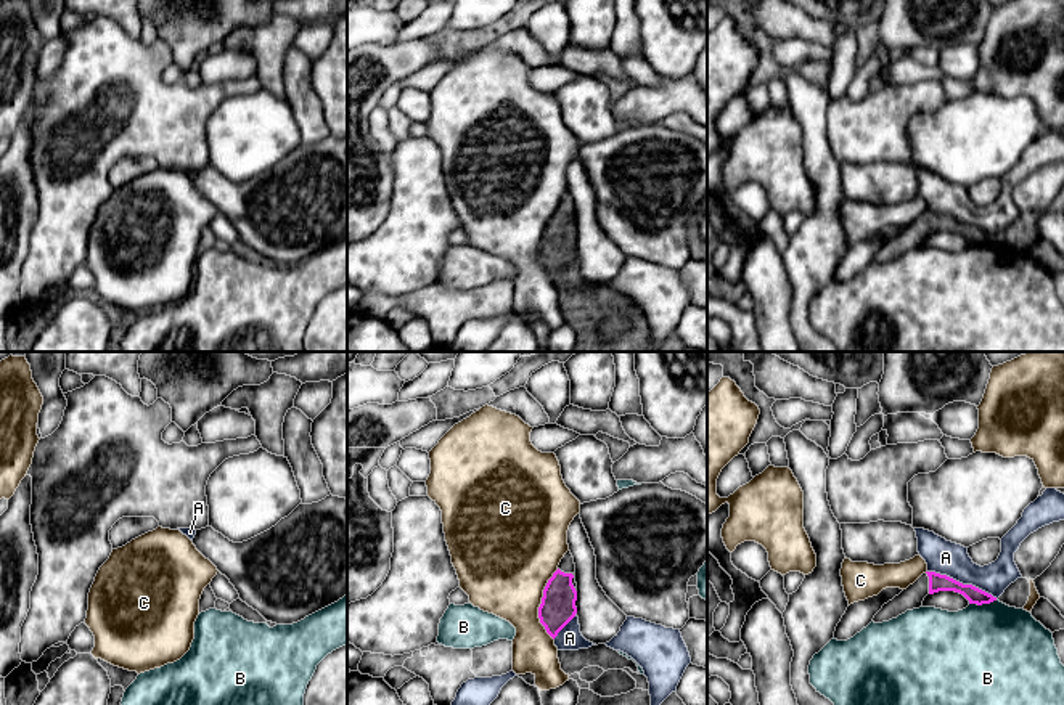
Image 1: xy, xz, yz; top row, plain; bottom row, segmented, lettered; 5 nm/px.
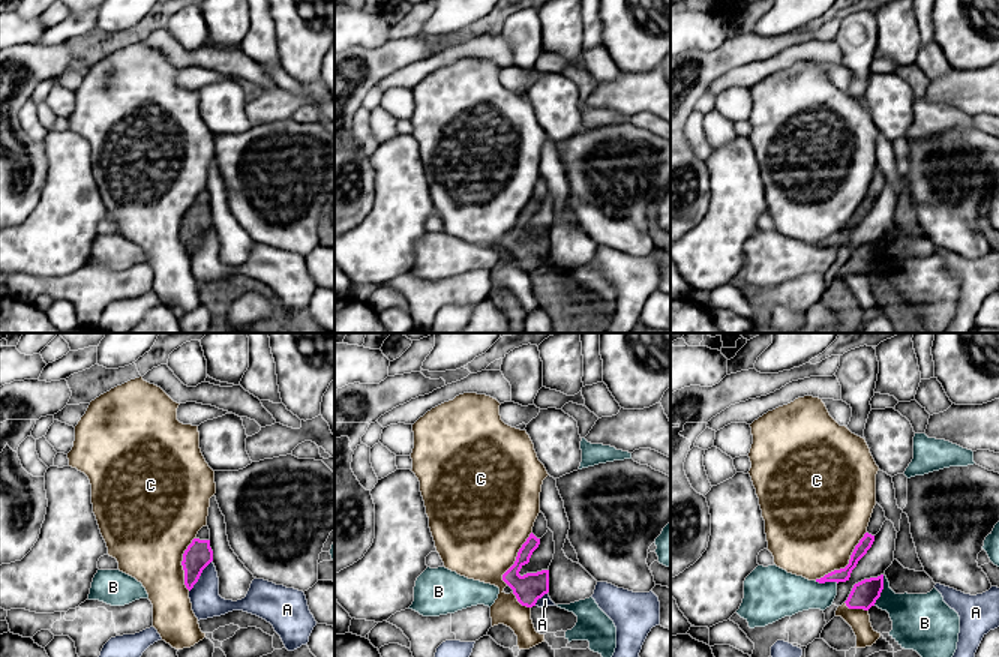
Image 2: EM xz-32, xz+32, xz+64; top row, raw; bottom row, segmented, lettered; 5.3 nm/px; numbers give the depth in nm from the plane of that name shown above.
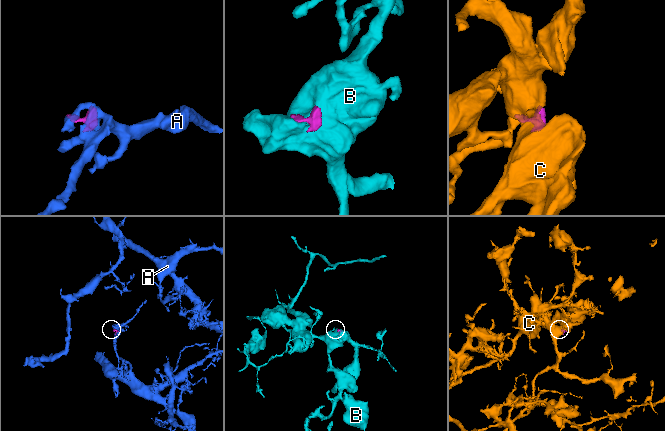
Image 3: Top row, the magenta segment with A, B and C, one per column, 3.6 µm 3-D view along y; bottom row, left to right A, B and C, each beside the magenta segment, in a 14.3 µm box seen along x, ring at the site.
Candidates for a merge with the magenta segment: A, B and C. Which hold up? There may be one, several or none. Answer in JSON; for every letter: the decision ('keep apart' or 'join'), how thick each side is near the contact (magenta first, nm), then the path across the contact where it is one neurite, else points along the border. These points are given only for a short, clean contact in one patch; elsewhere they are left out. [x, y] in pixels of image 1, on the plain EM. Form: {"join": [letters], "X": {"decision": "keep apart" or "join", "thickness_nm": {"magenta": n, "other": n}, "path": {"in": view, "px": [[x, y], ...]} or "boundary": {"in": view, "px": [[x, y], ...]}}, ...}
{"join": [], "A": {"decision": "keep apart", "thickness_nm": {"magenta": 90, "other": 170}, "boundary": {"in": "yz", "px": [[928, 211], [971, 224], [997, 238]]}}, "B": {"decision": "keep apart", "thickness_nm": {"magenta": 90, "other": 480}}, "C": {"decision": "keep apart", "thickness_nm": {"magenta": 180, "other": 440}}}

